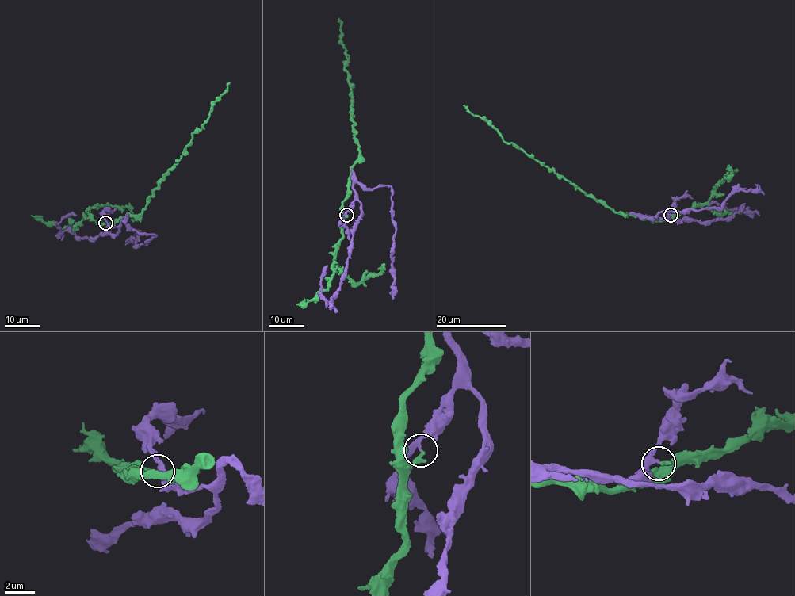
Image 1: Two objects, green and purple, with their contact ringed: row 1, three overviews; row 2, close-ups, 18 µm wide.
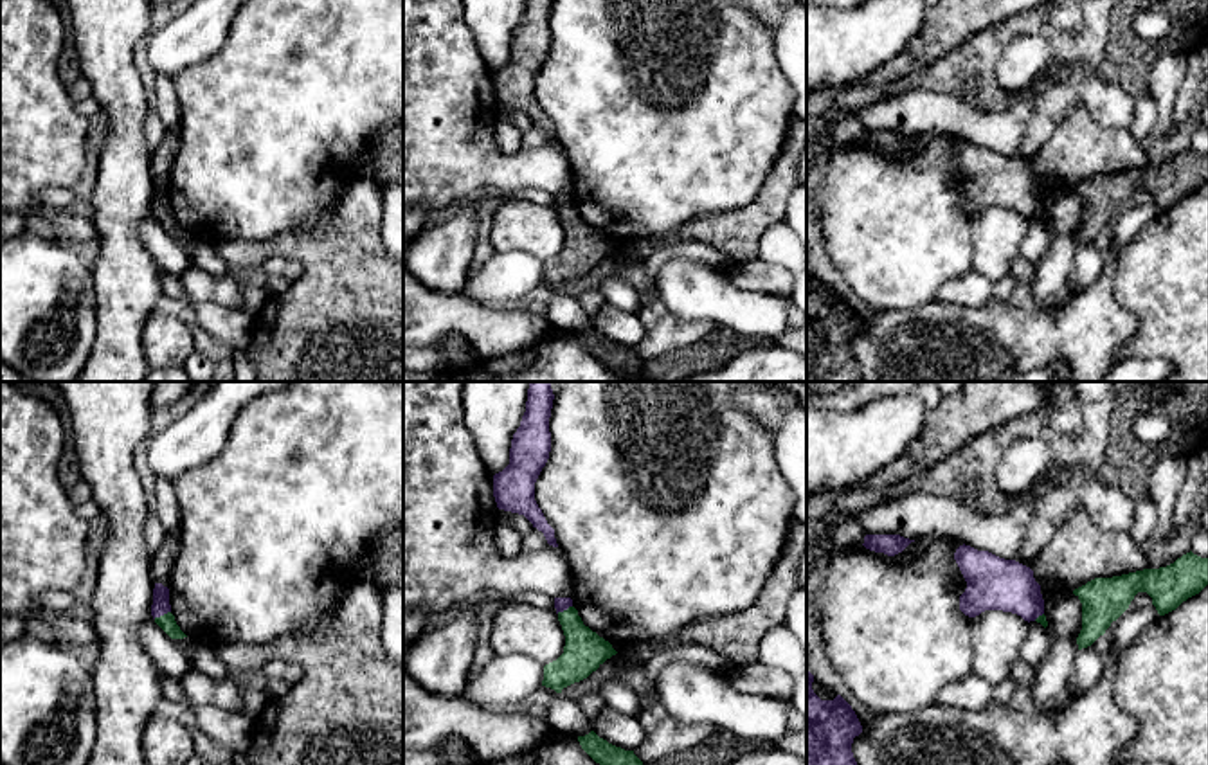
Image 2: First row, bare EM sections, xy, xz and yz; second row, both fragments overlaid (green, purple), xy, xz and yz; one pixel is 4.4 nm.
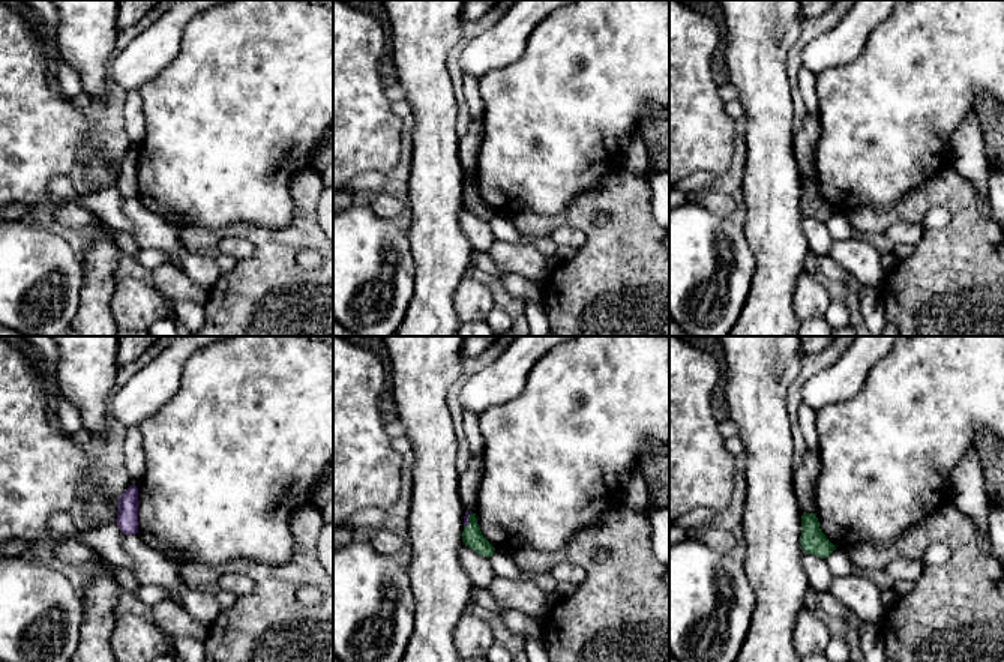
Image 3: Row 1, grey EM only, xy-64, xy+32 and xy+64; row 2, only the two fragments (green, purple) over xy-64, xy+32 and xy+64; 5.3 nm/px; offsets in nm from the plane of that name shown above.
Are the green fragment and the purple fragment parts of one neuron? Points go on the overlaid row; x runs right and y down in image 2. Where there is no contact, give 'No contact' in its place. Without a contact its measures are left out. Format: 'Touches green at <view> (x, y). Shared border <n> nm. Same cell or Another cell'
Touches green at xy (161, 616). Shared border 90 nm. Another cell

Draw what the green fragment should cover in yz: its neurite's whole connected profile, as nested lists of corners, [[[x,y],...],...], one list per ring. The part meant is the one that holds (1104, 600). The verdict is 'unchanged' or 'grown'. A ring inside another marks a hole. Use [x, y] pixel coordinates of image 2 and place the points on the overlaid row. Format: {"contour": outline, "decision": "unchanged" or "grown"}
{"contour": [[[1192,551],[1159,569],[1143,569],[1113,578],[1095,578],[1073,590],[1082,603],[1078,650],[1091,646],[1131,605],[1138,592],[1152,598],[1159,616],[1176,610],[1183,601],[1208,585],[1208,558]]], "decision": "unchanged"}

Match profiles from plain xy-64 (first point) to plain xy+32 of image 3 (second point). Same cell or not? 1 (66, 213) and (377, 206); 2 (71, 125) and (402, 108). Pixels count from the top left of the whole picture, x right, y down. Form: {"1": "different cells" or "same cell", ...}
{"1": "same cell", "2": "different cells"}

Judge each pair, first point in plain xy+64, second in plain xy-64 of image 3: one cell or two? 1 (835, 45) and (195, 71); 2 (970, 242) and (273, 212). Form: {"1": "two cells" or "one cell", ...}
{"1": "two cells", "2": "two cells"}

